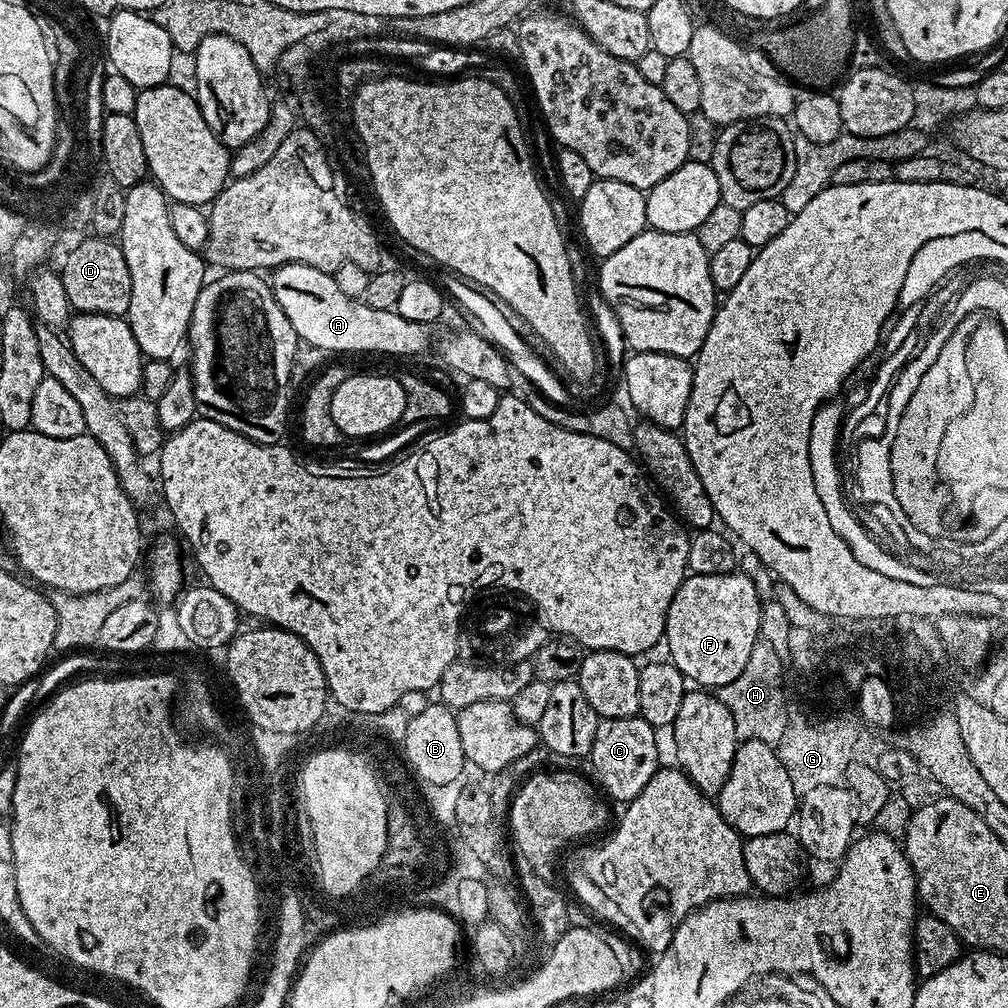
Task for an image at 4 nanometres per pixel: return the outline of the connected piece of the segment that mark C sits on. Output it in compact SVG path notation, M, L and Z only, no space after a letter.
M639 714L613 720L601 719L594 734L590 761L592 760L592 768L596 771L595 779L599 787L609 797L612 795L621 802L630 801L642 790L642 786L646 786L646 782L650 782L650 778L662 764L660 744L656 741L656 736L657 729Z

